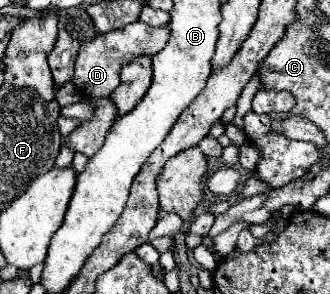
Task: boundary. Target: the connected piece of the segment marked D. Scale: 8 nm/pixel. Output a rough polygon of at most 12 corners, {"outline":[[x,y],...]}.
{"outline":[[142,20],[80,46],[74,84],[110,96],[130,56],[156,54],[168,26]]}

